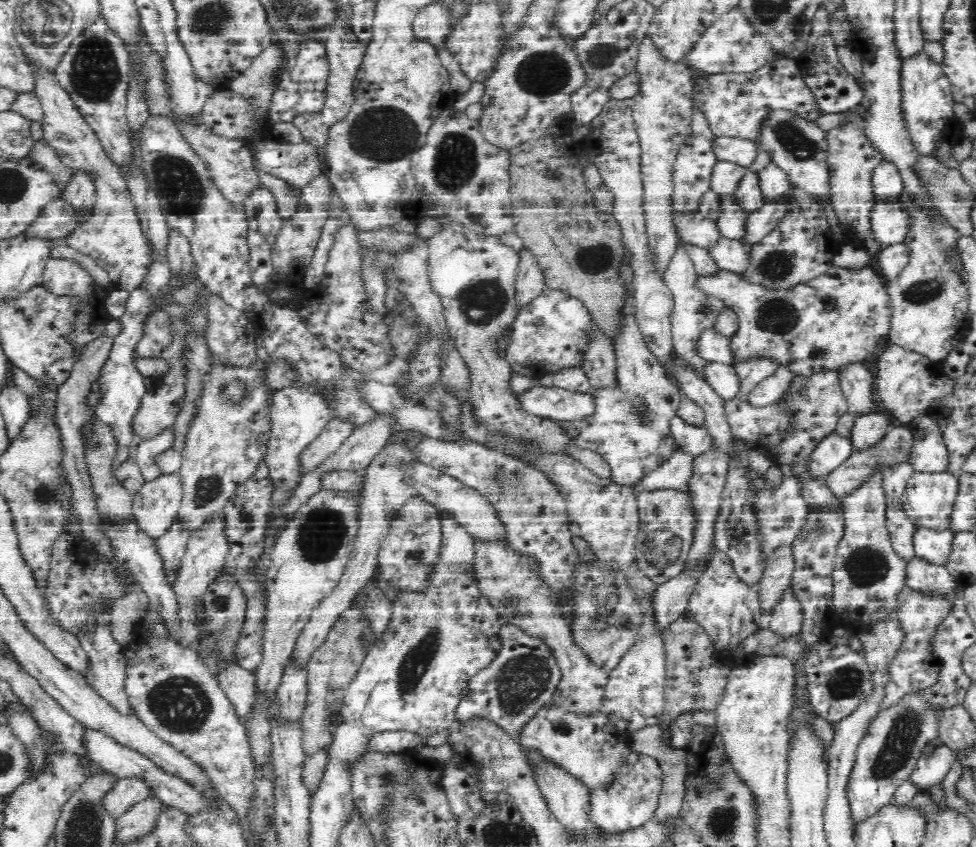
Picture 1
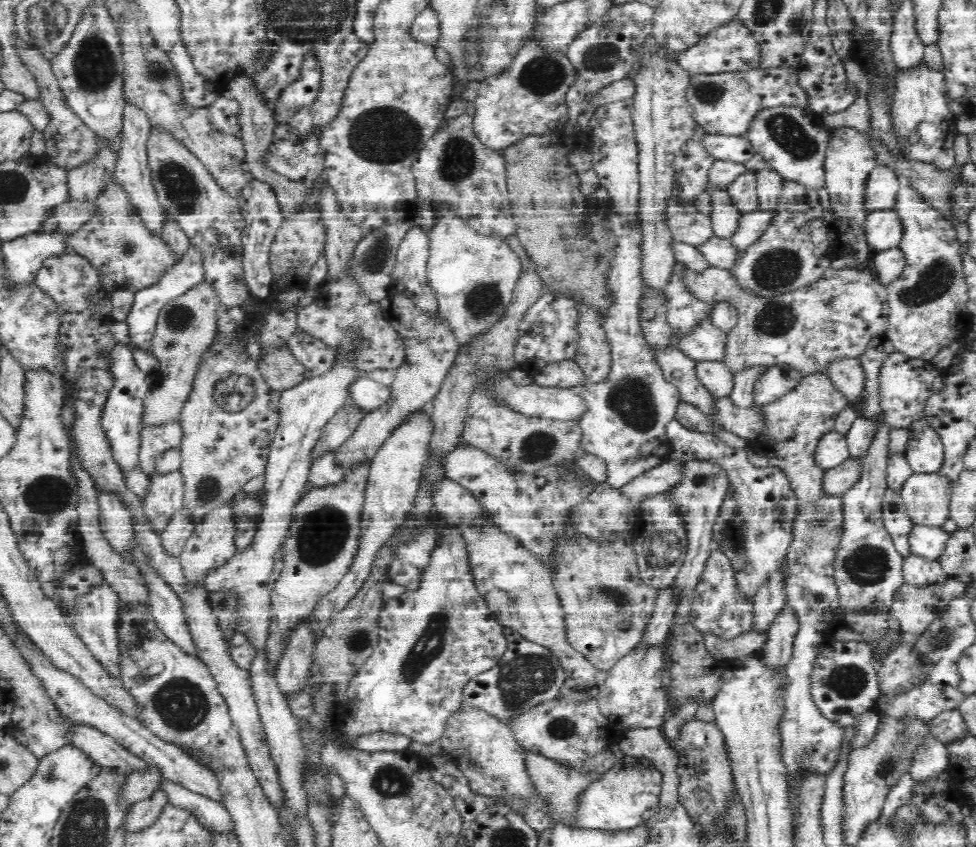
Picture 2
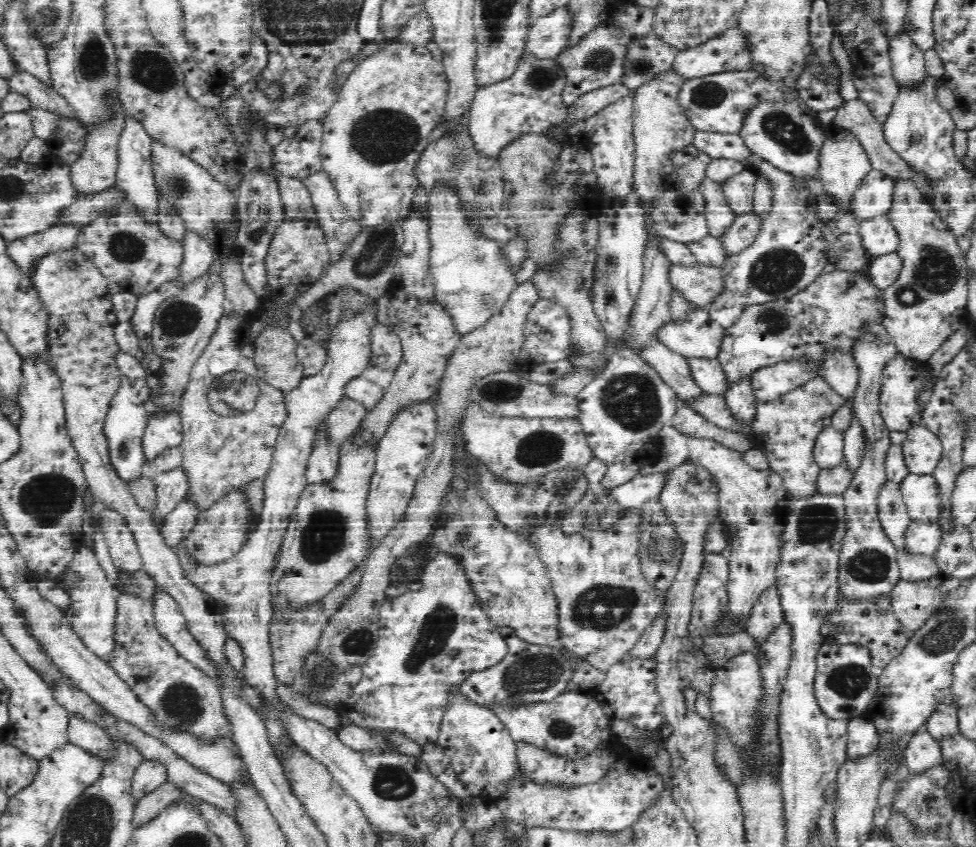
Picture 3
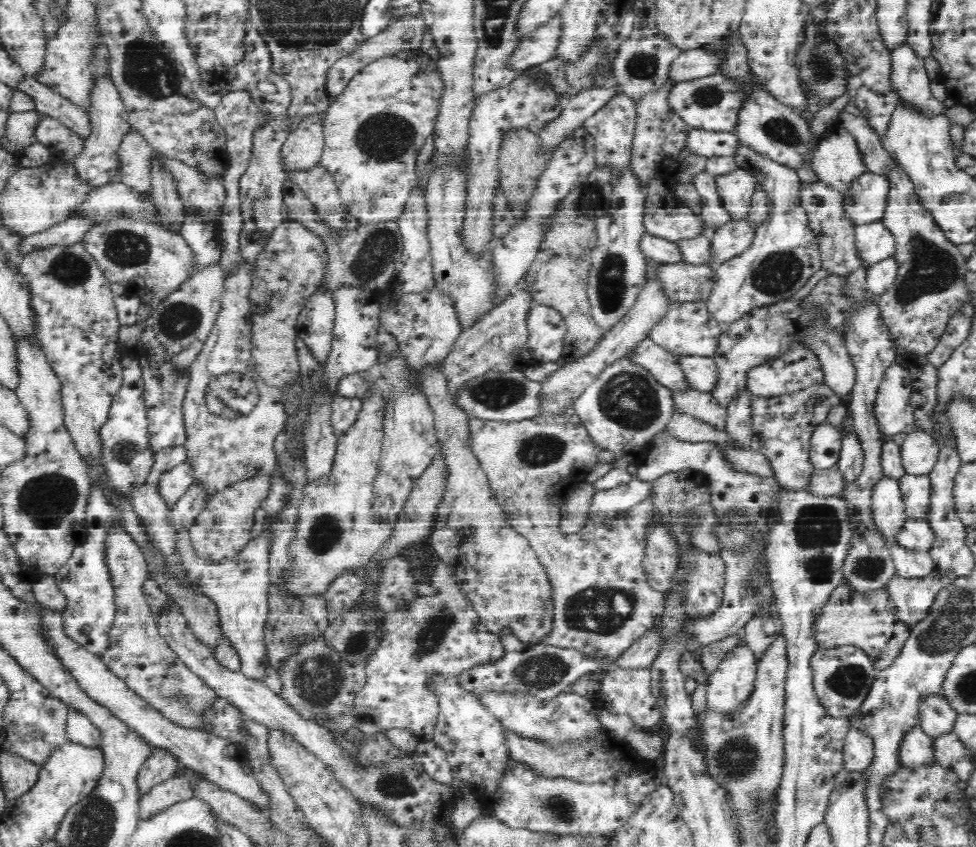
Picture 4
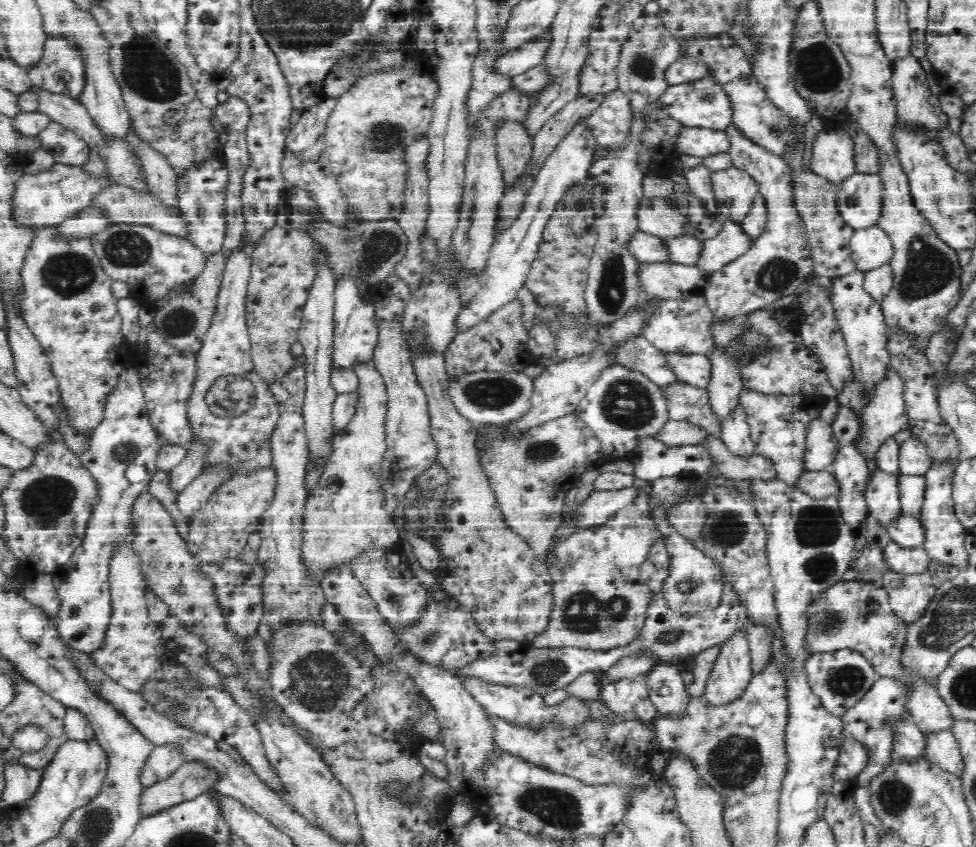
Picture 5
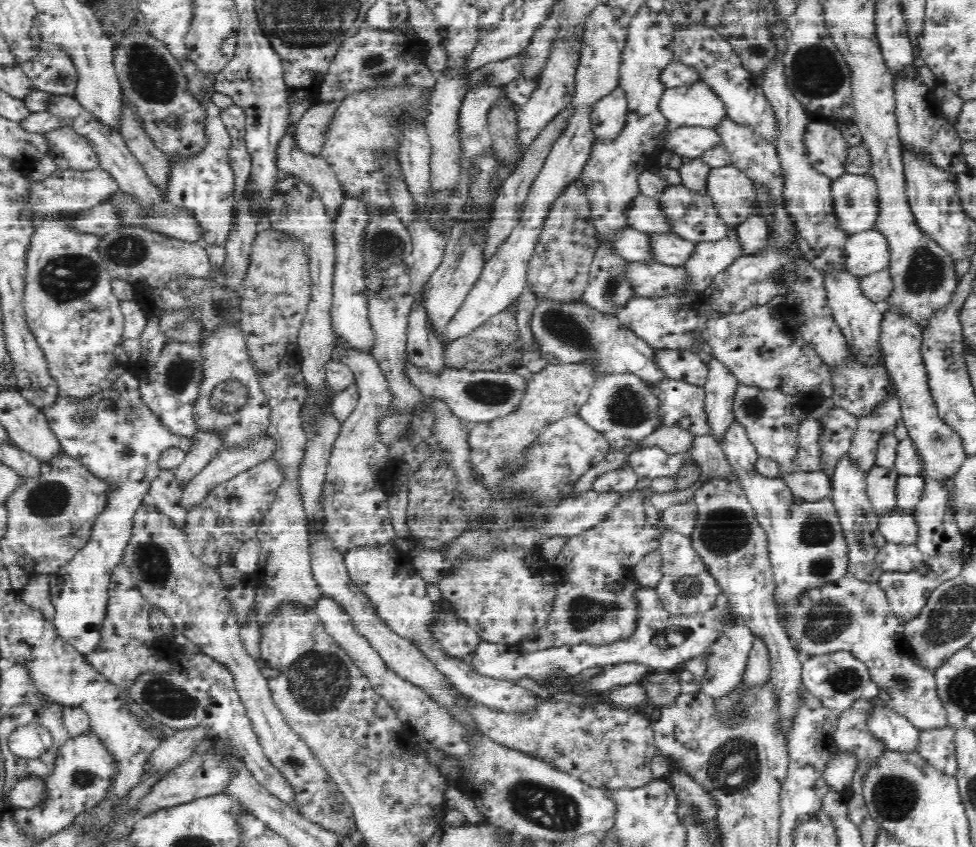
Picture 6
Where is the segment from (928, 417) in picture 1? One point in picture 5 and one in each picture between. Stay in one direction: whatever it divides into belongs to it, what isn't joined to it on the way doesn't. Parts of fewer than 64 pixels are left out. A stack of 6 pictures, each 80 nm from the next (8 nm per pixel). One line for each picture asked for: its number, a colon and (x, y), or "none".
2: (925, 454)
3: (922, 449)
4: (920, 450)
5: (915, 458)

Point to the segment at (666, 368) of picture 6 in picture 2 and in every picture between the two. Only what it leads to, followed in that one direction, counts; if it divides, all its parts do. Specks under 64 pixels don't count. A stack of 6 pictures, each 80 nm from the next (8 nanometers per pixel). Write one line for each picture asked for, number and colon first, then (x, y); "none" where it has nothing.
2: (716, 375)
3: (709, 373)
4: (703, 372)
5: (696, 369)

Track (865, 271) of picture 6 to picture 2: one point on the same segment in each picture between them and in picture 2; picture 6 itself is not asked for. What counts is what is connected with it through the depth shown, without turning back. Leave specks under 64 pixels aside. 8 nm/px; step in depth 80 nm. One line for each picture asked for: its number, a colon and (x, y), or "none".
2: (885, 229)
3: (880, 236)
4: (875, 242)
5: (871, 247)

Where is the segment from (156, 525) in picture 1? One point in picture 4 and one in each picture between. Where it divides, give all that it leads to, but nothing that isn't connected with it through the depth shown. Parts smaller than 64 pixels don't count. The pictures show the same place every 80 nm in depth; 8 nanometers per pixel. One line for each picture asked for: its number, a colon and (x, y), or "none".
2: (164, 497)
3: (171, 487)
4: (172, 485)

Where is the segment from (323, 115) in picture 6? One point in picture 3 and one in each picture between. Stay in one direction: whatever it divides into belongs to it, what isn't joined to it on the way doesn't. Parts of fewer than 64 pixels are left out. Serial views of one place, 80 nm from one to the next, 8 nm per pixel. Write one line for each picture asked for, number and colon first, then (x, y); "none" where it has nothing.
3: (300, 157)
4: (303, 149)
5: (306, 141)

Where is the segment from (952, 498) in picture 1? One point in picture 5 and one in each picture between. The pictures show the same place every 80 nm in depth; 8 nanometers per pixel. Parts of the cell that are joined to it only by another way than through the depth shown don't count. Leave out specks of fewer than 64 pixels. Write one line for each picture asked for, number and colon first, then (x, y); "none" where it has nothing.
2: (926, 497)
3: (923, 497)
4: (916, 490)
5: (913, 488)

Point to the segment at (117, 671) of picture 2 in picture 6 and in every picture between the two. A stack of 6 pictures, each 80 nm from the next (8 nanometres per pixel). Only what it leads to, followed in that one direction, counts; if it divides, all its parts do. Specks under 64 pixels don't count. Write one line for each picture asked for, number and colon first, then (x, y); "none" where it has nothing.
3: (93, 611)
4: (90, 615)
5: (123, 451)
6: (122, 445)

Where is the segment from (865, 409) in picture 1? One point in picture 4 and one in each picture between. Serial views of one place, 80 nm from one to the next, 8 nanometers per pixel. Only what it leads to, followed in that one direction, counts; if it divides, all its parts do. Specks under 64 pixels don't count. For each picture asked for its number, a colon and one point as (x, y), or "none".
2: (849, 376)
3: (840, 370)
4: (839, 372)

